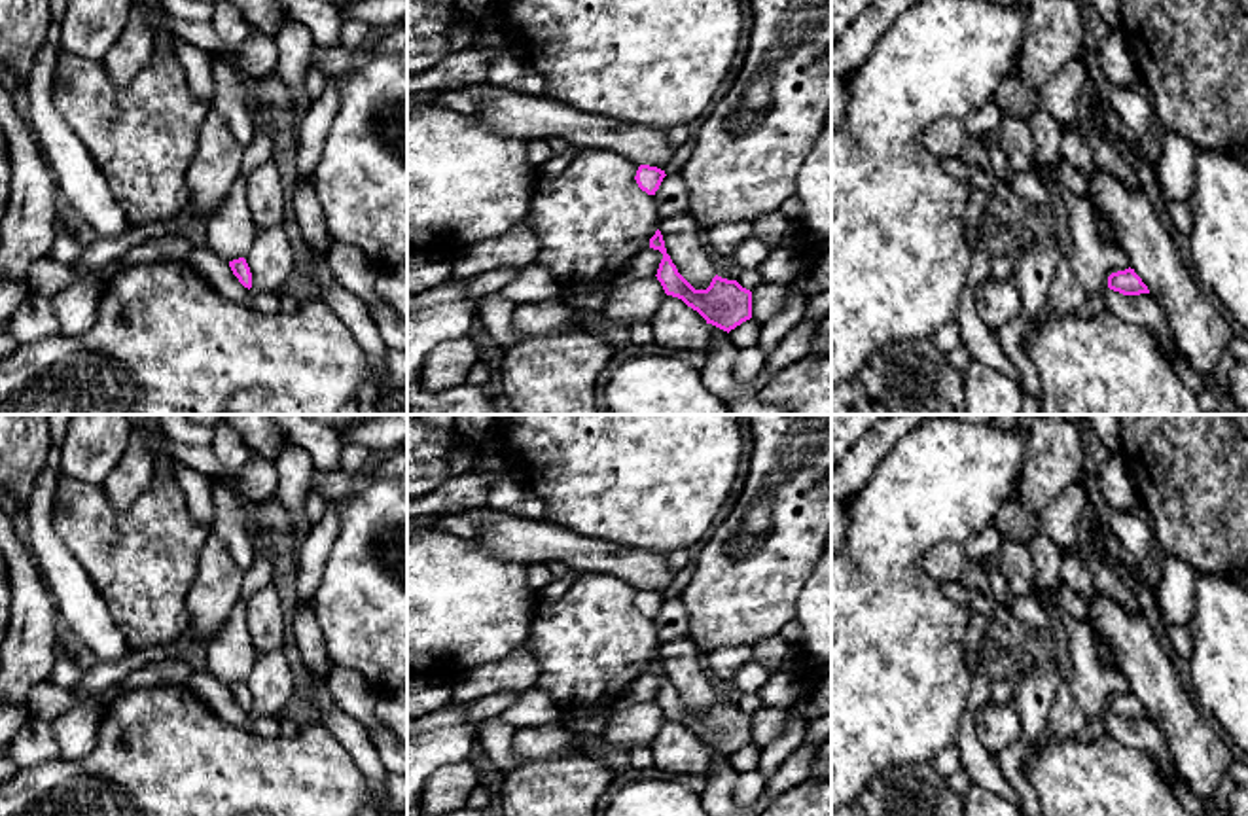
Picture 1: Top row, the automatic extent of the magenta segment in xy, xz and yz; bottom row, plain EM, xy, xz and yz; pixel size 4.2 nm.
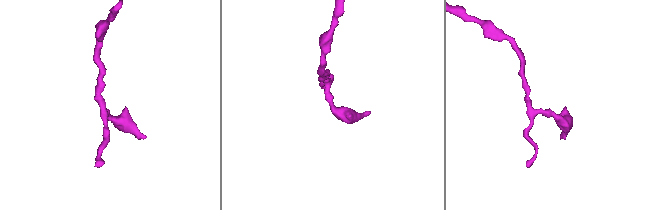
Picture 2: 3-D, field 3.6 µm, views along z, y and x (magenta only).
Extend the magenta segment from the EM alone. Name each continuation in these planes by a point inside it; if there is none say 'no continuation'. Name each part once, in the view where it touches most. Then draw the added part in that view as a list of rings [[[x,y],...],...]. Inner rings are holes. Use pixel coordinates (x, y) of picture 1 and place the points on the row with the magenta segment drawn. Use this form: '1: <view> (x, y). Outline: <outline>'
no continuation

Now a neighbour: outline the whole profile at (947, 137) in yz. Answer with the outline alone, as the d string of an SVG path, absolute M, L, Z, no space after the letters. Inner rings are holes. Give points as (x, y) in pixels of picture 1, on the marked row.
M947 115L918 134L918 142L937 157L962 157L970 133L962 117Z

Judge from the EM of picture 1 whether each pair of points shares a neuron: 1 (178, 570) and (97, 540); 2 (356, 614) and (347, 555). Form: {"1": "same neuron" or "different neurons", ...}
{"1": "same neuron", "2": "same neuron"}

